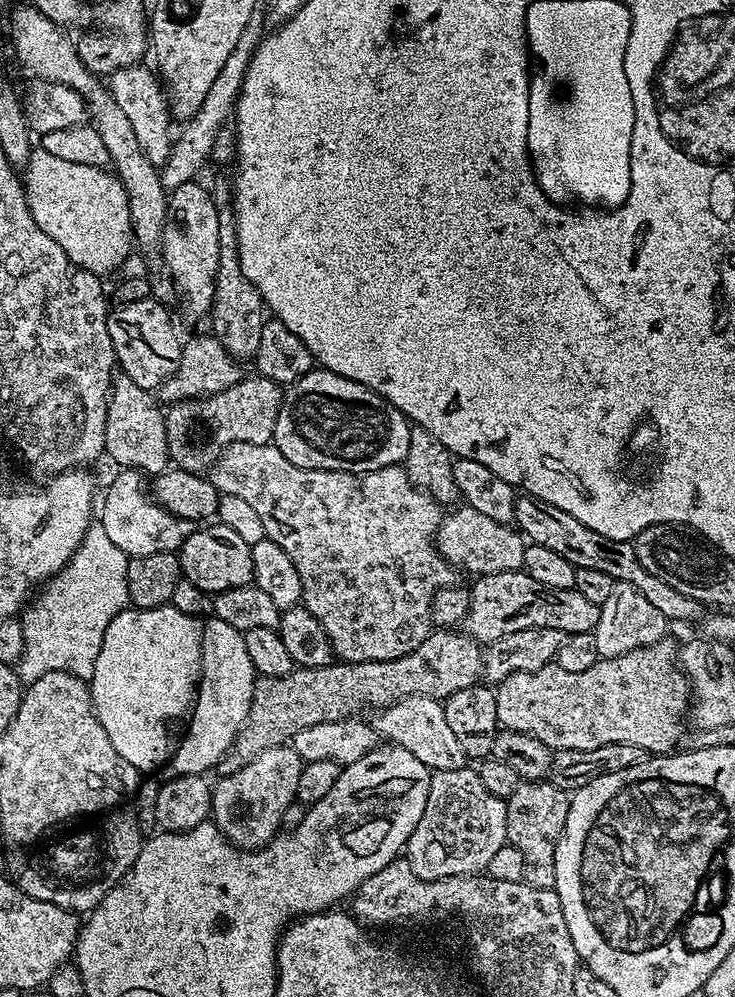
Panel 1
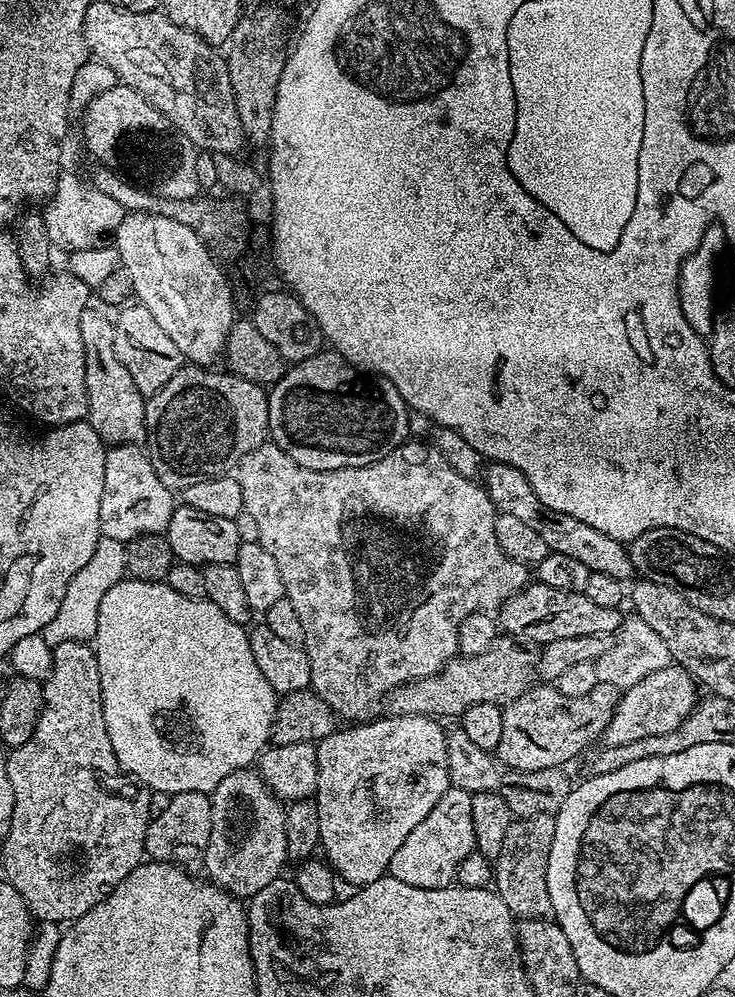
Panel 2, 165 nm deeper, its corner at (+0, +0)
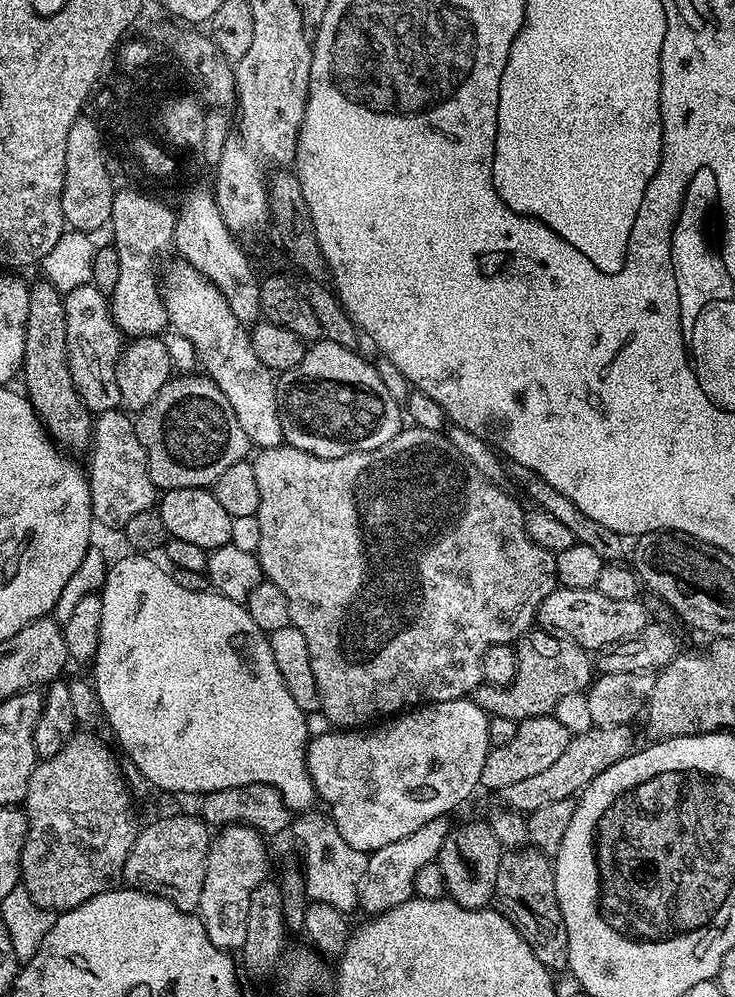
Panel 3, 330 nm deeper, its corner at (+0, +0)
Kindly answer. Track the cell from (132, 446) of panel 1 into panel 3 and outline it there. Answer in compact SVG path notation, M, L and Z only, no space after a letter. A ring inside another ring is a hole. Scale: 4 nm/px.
M90 284L63 293L66 310L66 350L70 374L82 402L93 414L121 407L116 361L122 351L122 333L112 321L110 300Z

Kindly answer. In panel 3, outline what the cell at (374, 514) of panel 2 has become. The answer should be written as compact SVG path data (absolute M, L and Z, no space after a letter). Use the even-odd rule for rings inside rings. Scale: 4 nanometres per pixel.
M404 426L401 427L400 432L394 438L390 438L390 442L386 442L386 446L378 446L378 450L373 452L342 454L342 458L318 458L314 454L306 454L306 450L291 448L289 444L285 443L273 448L259 449L255 454L257 455L256 460L251 461L251 466L254 470L254 478L258 482L258 510L255 516L258 518L258 530L262 530L262 538L258 549L261 570L267 580L274 582L274 586L278 586L278 590L282 590L282 594L286 594L286 602L290 602L291 623L298 630L302 630L302 634L306 638L306 650L310 650L310 666L314 666L314 682L318 682L320 711L324 712L333 729L360 730L381 718L387 717L389 714L400 714L413 706L458 700L475 693L484 678L480 667L482 666L482 658L490 650L490 646L495 644L515 645L516 641L533 627L538 610L542 606L542 598L546 598L546 594L550 594L558 587L556 553L538 546L532 541L530 534L526 534L525 509L520 508L519 502L510 493L503 492L505 489L501 485L491 484L485 476L478 474L478 470L474 470L474 466L470 462L466 462L466 458L462 458L462 454L458 454L458 450L450 443L444 432L435 432L434 430L426 430L415 426Z

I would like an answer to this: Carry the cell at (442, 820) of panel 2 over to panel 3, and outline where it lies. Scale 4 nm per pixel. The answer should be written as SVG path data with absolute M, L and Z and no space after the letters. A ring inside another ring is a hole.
M443 816L434 818L426 822L426 826L414 830L414 834L406 834L406 838L398 838L398 842L390 842L390 846L382 846L382 850L371 853L360 884L359 907L365 908L368 914L379 914L413 899L414 878L422 866L439 857L450 831L448 822Z

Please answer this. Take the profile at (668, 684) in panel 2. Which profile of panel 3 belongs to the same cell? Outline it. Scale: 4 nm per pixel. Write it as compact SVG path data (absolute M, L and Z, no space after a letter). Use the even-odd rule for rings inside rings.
M629 725L614 726L613 728L597 728L593 726L588 732L579 732L568 741L566 750L546 770L526 778L523 782L514 782L502 789L504 796L503 807L513 812L527 814L534 810L542 810L542 806L550 806L550 802L558 802L575 797L588 787L588 783L602 770L614 766L622 758L634 751L632 731Z

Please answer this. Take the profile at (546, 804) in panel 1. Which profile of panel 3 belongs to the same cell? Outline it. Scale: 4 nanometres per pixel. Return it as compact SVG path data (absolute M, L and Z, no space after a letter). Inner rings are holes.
M525 846L505 851L500 857L495 899L512 925L526 938L534 958L549 970L567 969L568 939L566 922L558 906L556 893L556 870L553 861L538 849Z

